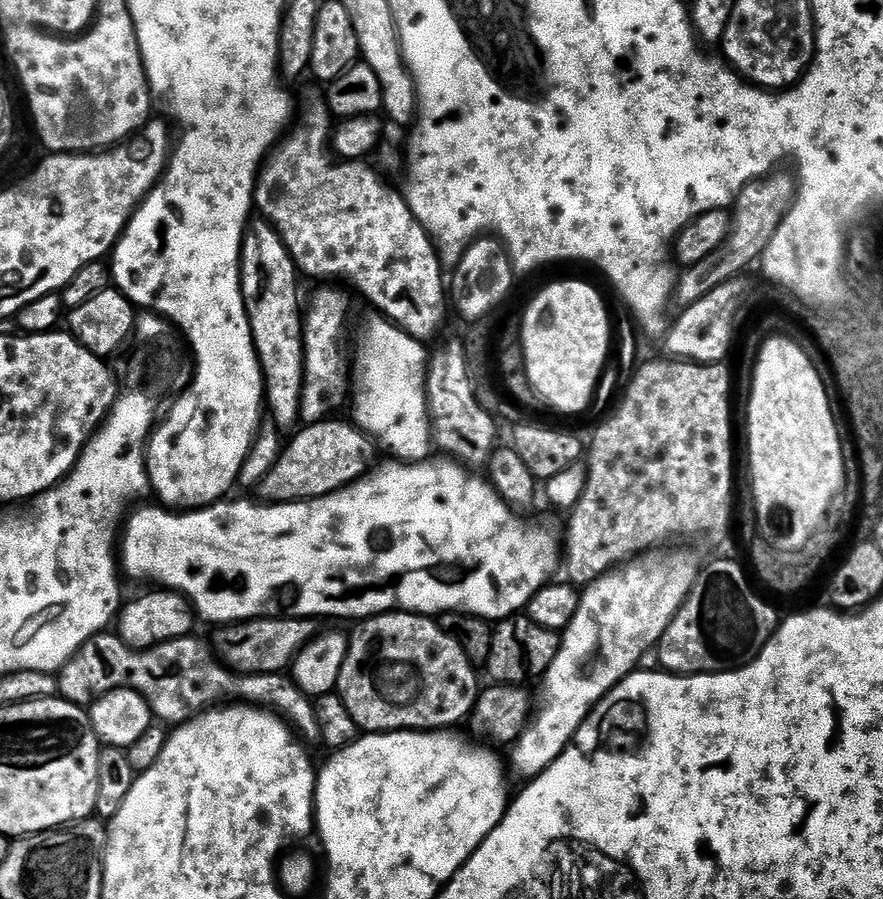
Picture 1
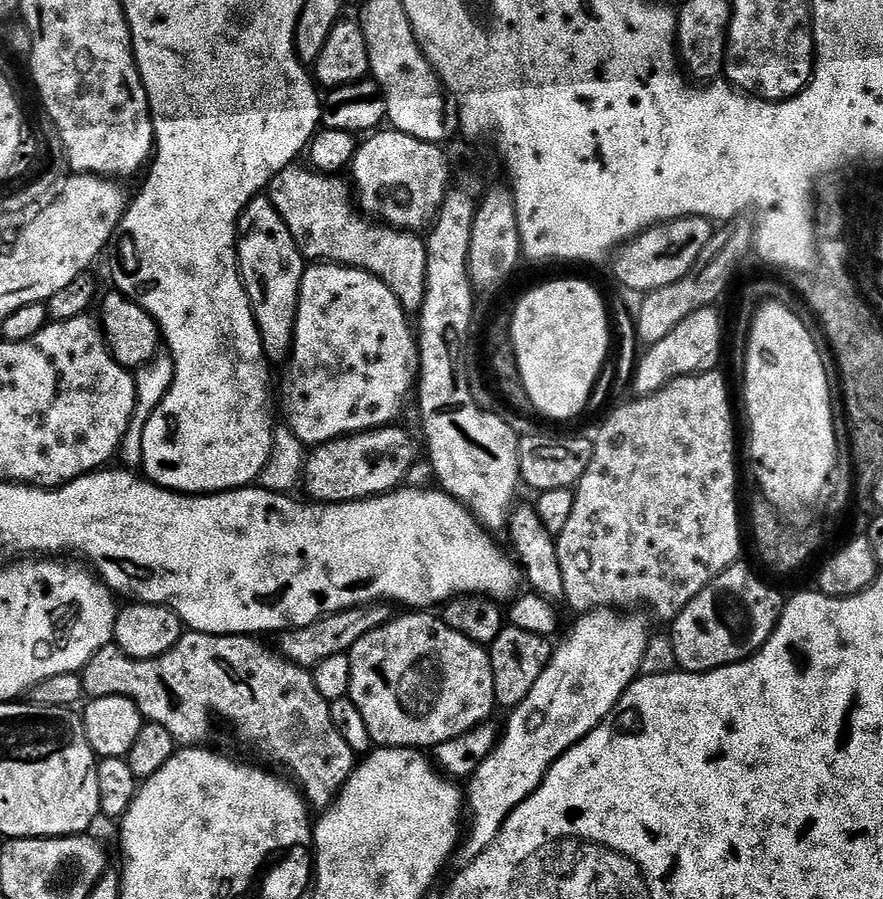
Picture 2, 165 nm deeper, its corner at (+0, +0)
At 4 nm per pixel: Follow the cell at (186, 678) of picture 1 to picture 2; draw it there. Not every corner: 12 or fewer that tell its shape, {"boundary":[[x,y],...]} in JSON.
{"boundary":[[252,634],[98,650],[180,746],[237,744],[331,805],[358,763],[309,669]]}

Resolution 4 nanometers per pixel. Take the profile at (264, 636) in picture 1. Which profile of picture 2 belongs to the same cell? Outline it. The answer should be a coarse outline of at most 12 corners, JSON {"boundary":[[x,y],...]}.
{"boundary":[[384,602],[322,616],[279,637],[279,651],[315,670],[393,619]]}

